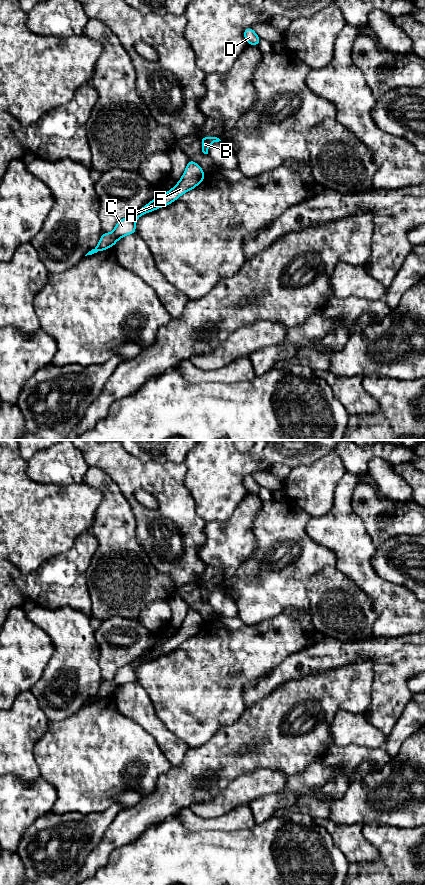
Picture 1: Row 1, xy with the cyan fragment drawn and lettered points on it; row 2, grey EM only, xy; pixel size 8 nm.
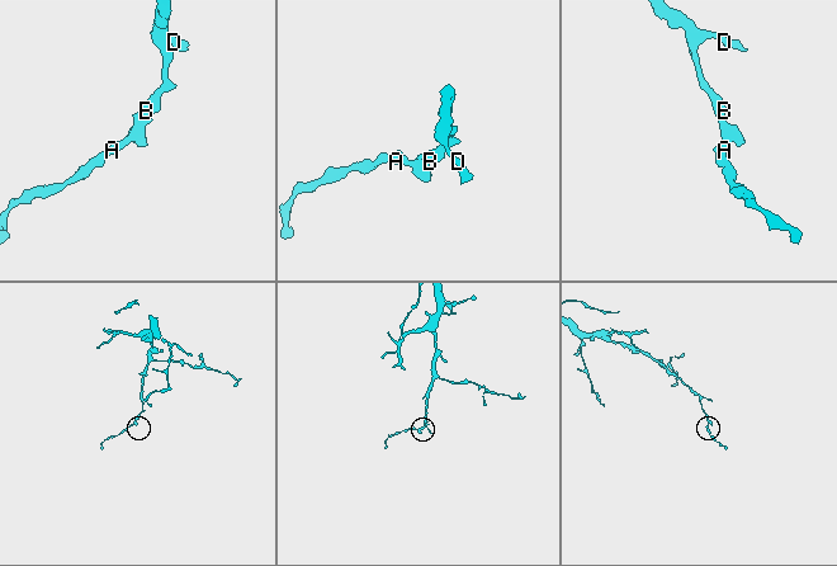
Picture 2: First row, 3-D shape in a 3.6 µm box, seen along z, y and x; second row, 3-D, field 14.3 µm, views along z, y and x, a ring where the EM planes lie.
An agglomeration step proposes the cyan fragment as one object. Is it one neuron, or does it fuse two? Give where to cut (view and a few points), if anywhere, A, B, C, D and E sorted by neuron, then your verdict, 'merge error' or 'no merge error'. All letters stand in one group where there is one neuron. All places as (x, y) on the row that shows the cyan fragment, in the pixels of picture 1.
no cut | A B C D E | no merge error

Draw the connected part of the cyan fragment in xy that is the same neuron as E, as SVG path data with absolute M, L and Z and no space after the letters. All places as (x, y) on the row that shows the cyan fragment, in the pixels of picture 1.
M188 159L182 177L171 190L166 193L157 194L151 202L143 206L139 211L119 220L111 233L103 232L98 245L85 256L114 247L115 243L122 237L135 234L135 223L139 217L161 207L168 206L173 201L176 201L181 195L198 186L205 178L205 174L200 165Z

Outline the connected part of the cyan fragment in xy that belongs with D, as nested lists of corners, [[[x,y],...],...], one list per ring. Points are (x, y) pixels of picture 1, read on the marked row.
[[[248,27],[244,30],[243,36],[249,45],[258,46],[261,38],[255,33],[255,31]]]

